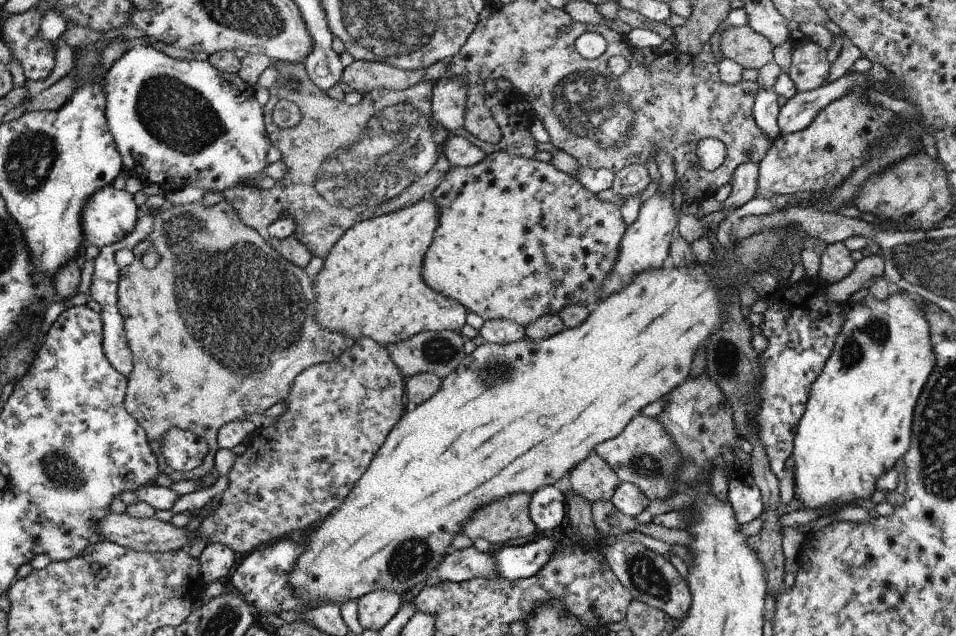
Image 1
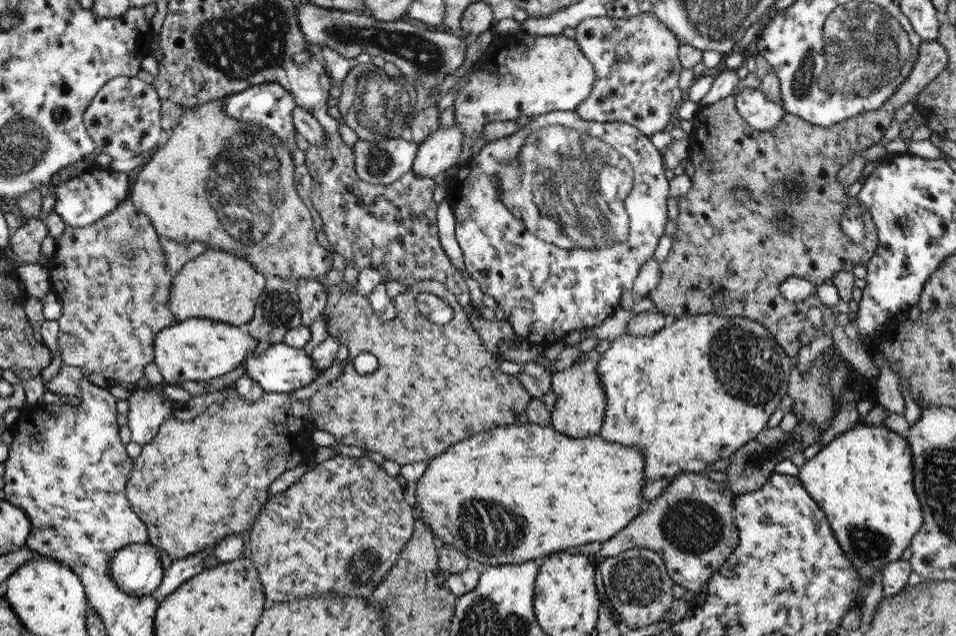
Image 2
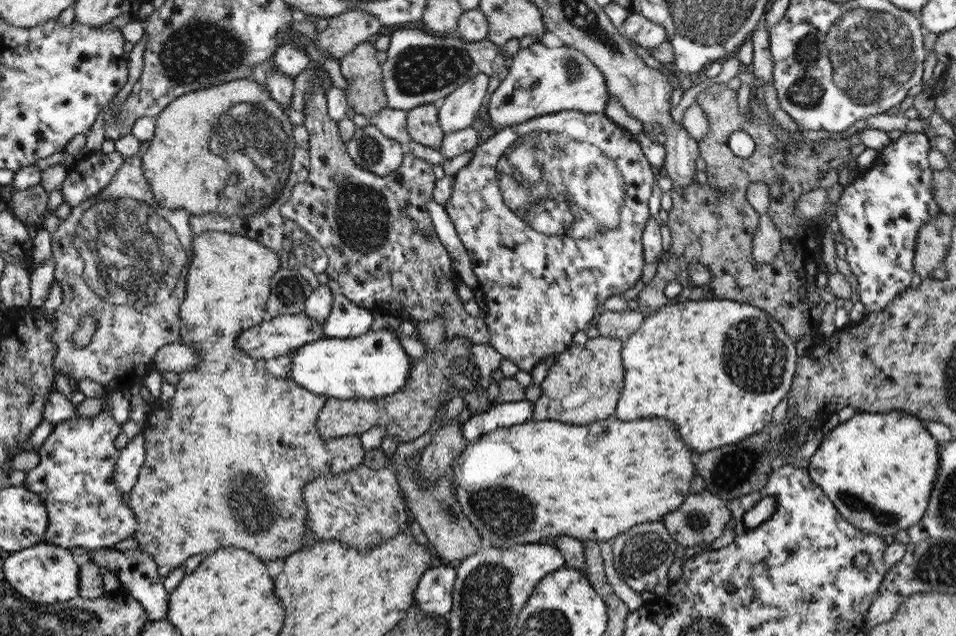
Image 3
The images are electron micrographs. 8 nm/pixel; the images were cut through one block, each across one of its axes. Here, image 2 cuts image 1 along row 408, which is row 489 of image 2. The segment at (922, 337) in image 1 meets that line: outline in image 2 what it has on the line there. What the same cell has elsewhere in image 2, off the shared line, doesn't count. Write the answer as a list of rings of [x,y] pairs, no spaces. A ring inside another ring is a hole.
[[[856,423],[822,447],[812,459],[805,460],[797,477],[806,492],[824,511],[841,550],[851,560],[851,565],[859,576],[867,582],[867,586],[873,585],[877,570],[883,573],[885,566],[900,560],[902,552],[911,546],[914,536],[923,525],[922,505],[914,490],[909,442],[906,437],[892,432],[885,424],[872,427],[865,423]]]

